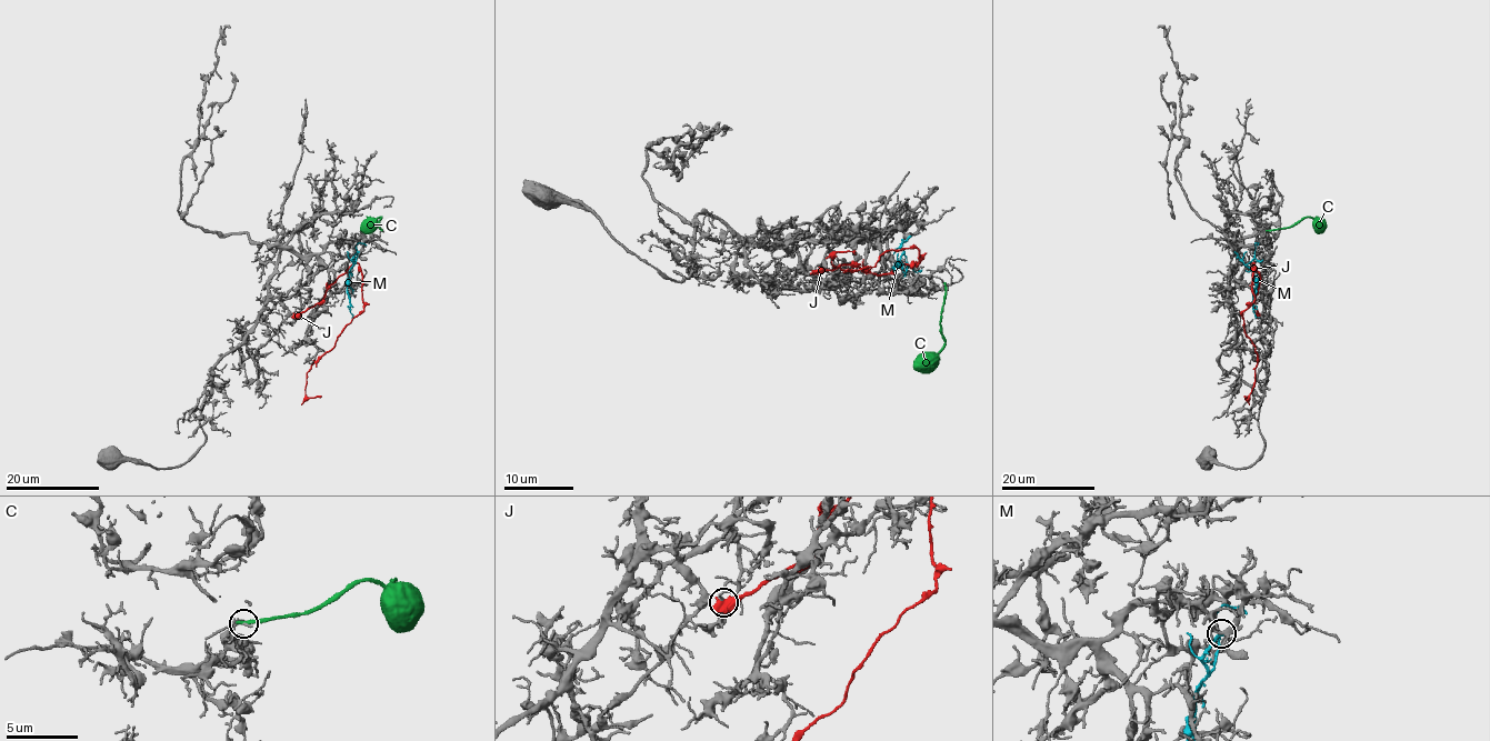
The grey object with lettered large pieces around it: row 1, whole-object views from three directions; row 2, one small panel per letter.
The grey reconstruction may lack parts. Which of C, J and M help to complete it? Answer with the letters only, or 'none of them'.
none of them

